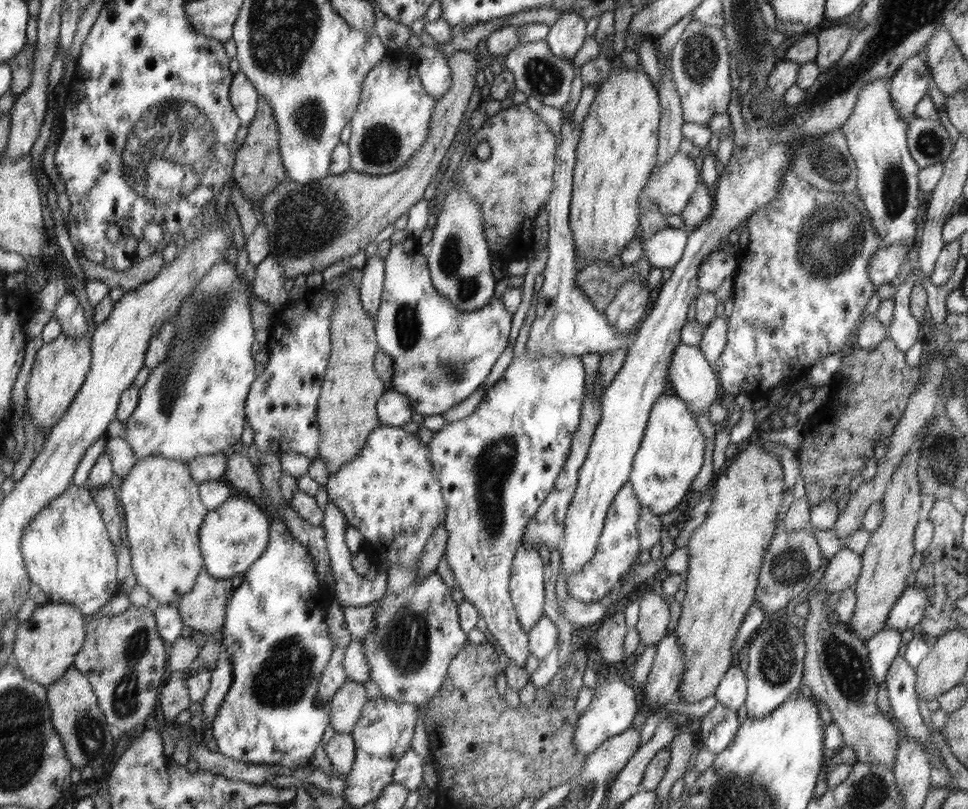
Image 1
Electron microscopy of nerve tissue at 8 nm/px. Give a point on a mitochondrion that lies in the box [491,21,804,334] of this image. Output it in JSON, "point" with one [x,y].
{"point":[700,55]}

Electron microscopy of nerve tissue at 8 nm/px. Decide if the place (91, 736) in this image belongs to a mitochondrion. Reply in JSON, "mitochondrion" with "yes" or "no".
{"mitochondrion":"yes"}

